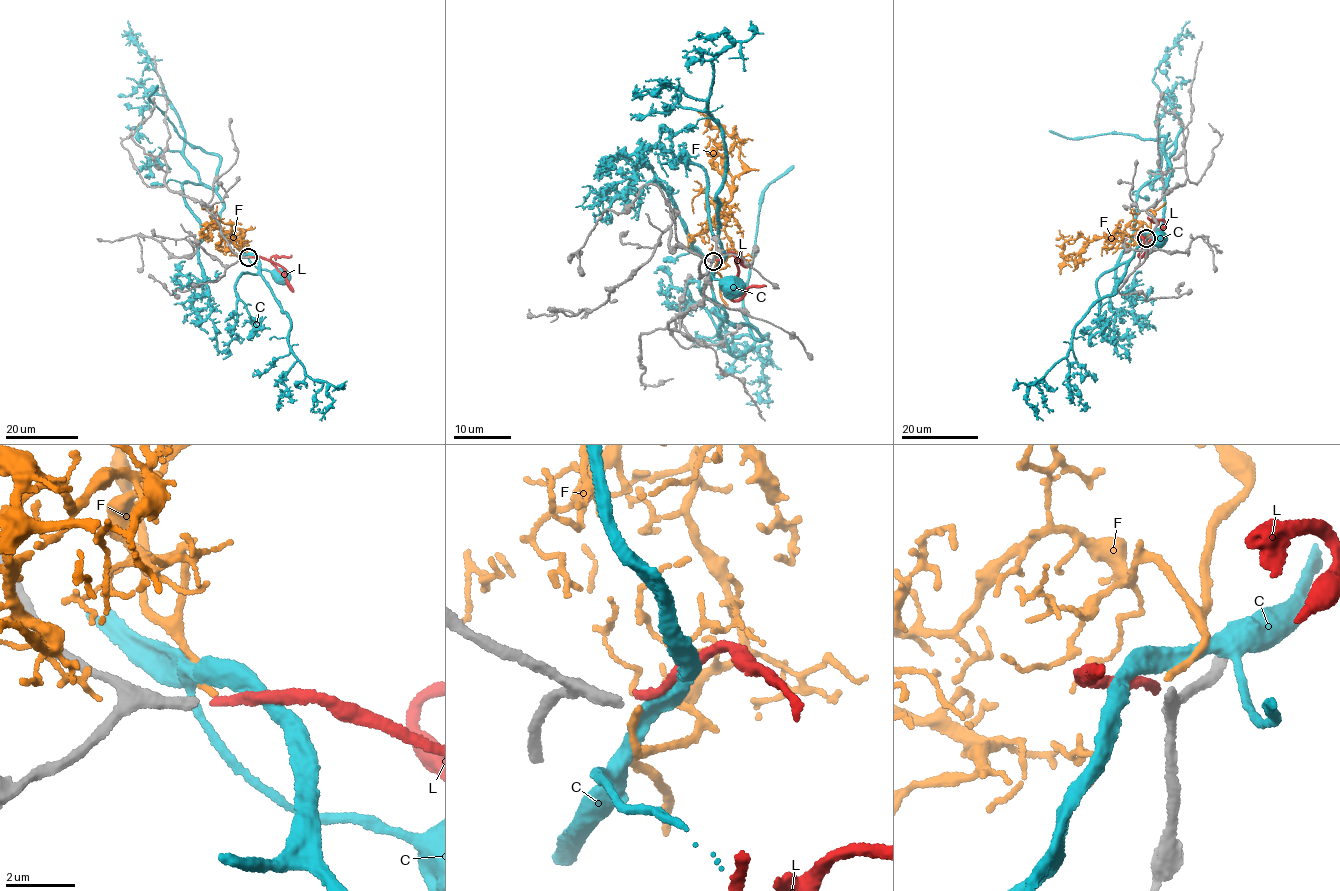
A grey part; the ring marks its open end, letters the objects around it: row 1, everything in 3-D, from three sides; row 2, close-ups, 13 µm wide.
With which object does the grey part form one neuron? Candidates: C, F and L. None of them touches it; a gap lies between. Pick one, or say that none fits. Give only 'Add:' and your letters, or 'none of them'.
Add: L

